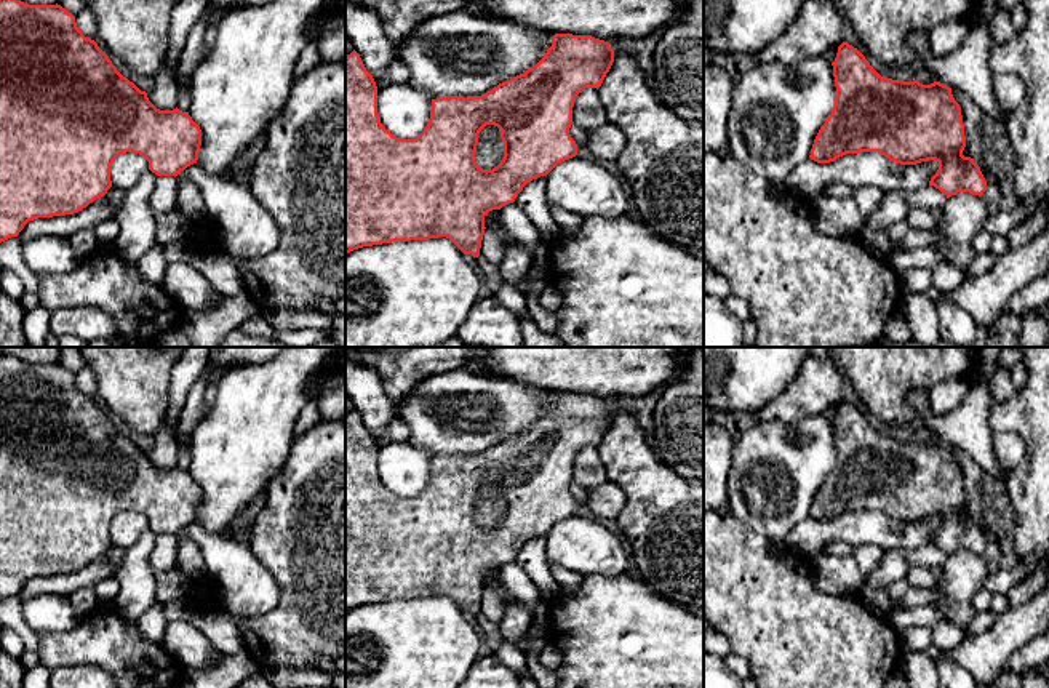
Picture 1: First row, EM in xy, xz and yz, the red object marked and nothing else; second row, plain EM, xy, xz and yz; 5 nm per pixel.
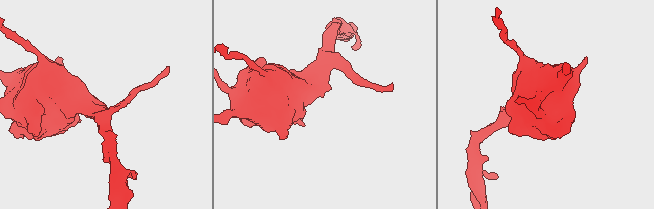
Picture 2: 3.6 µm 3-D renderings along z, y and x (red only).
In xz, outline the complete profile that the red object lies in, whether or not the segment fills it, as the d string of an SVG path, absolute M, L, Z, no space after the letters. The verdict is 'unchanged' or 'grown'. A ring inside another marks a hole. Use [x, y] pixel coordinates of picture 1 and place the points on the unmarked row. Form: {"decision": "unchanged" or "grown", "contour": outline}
{"decision": "unchanged", "contour": "M555 392L545 414L524 432L481 454L432 458L429 483L417 496L403 498L381 482L376 440L353 408L345 414L345 613L363 605L446 595L464 613L478 616L485 574L513 562L528 541L577 514L577 502L569 493L576 456L585 446L598 448L612 421L614 408L608 400L592 394ZM486 483L497 485L504 501L504 517L493 528L483 528L475 520L478 493Z"}

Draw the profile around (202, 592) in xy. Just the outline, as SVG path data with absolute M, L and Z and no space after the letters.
M208 579L193 582L187 597L195 600L197 603L208 603L213 602L214 589Z

